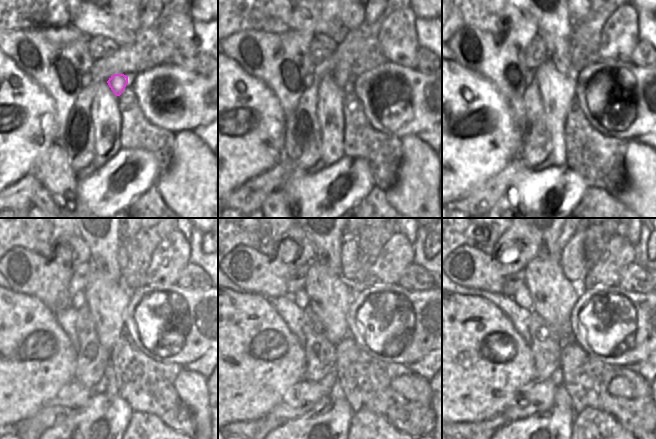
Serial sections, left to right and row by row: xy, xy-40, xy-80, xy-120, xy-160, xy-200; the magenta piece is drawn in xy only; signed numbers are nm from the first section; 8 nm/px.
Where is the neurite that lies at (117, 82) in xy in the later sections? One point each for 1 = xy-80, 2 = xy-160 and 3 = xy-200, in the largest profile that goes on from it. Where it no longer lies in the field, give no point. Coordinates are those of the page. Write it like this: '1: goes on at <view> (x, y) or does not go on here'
1: goes on at xy-80 (551, 14)
2: goes on at xy-160 (327, 238)
3: goes on at xy-200 (549, 248)

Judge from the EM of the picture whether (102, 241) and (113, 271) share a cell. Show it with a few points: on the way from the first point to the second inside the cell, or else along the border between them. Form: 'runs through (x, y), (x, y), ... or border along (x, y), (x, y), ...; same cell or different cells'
runs through (104, 248), (104, 259), (108, 264); same cell

